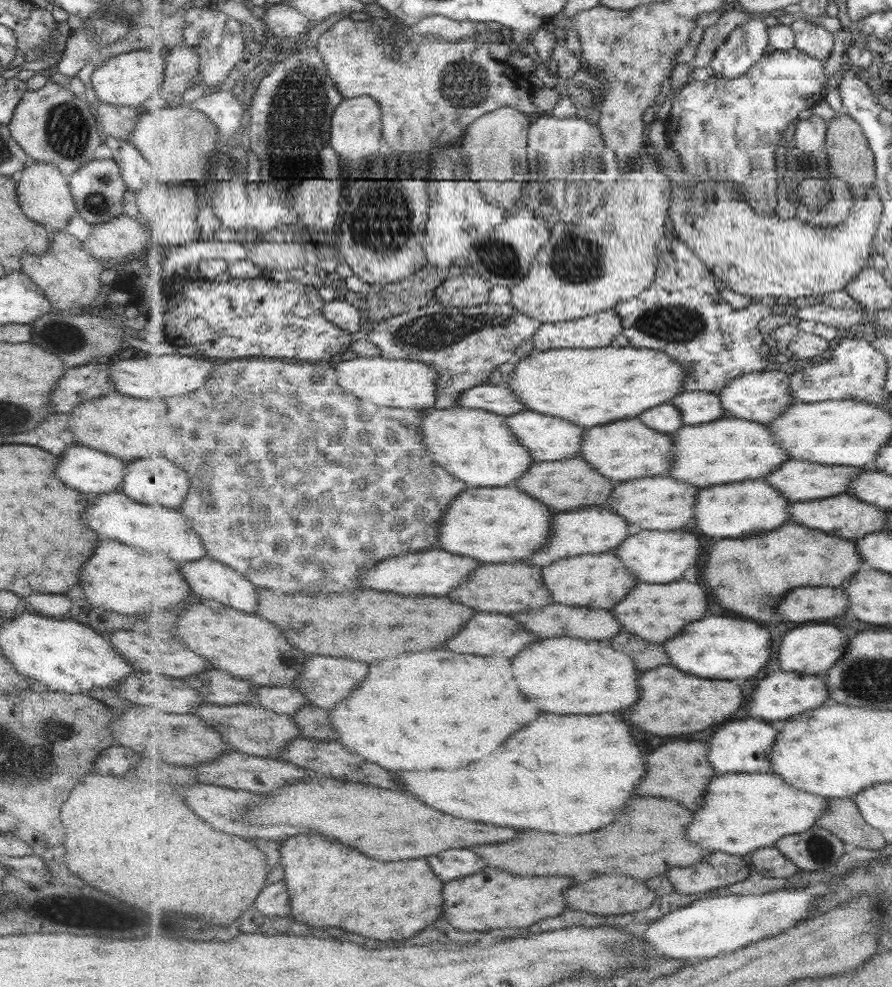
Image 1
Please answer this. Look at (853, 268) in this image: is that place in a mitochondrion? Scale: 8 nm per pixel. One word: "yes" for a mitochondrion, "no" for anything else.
no

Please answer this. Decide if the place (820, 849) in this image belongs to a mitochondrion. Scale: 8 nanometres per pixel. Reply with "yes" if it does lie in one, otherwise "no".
yes

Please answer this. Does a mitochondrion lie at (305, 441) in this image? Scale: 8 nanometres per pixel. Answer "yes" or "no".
yes

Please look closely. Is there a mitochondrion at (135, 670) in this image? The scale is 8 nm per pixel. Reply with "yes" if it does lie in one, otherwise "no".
no

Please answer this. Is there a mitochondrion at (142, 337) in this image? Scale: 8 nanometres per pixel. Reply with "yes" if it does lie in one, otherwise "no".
no

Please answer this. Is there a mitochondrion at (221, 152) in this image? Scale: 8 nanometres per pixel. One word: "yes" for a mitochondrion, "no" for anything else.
no

